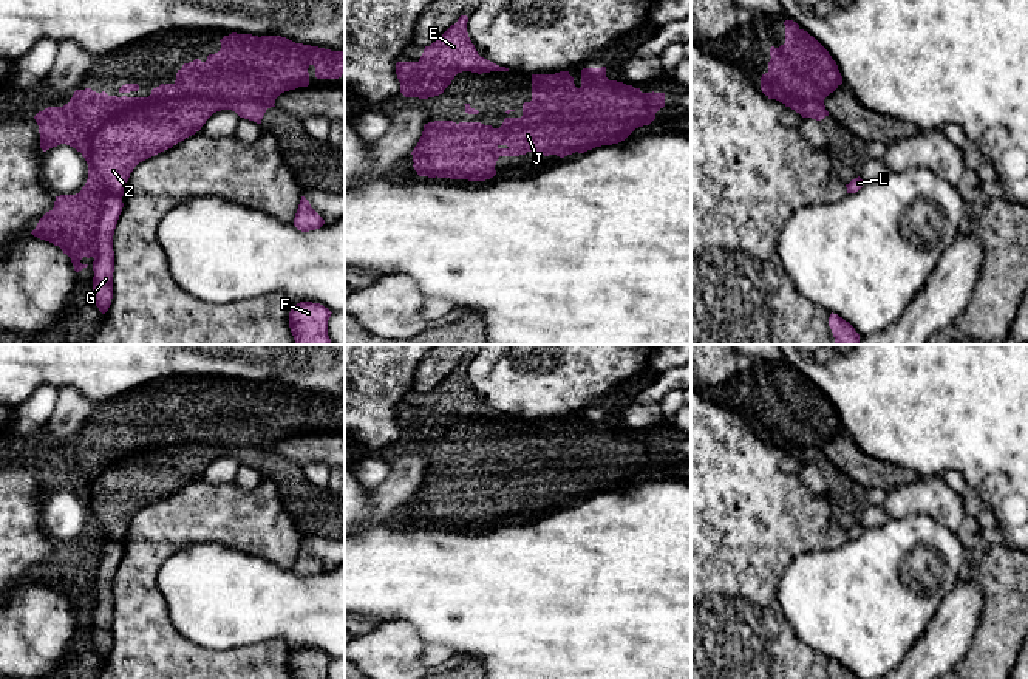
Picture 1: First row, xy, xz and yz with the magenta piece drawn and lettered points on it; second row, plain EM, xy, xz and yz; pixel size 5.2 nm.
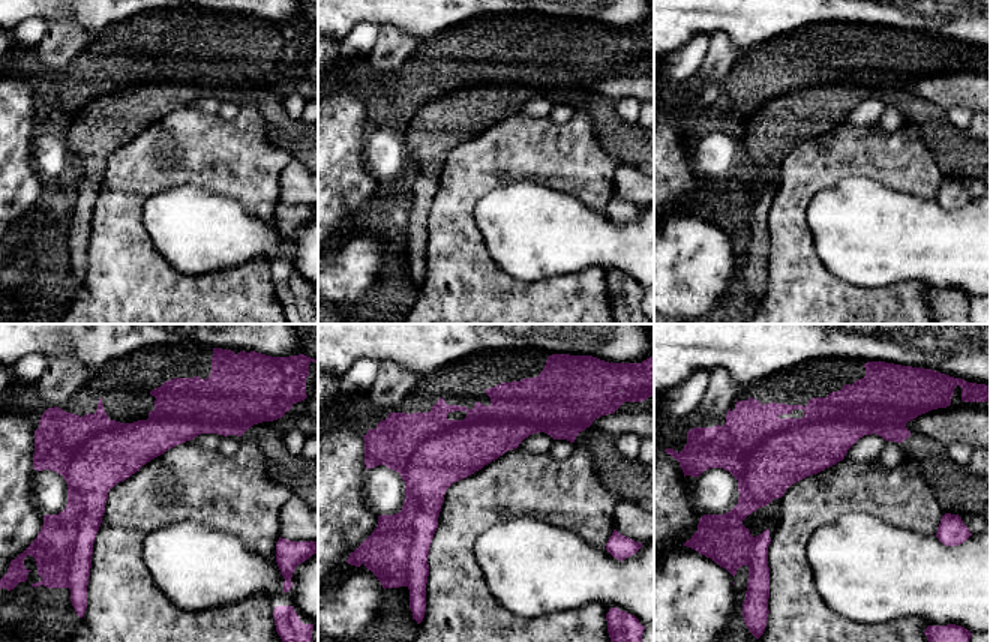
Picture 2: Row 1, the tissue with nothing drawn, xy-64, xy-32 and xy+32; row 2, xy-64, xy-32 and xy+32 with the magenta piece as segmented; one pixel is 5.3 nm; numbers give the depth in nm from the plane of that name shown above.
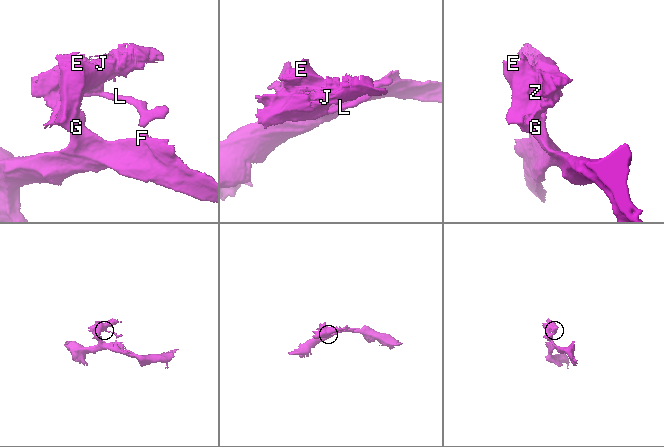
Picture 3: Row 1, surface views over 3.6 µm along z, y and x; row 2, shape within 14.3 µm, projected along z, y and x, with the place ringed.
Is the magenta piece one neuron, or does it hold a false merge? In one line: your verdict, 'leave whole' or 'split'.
split

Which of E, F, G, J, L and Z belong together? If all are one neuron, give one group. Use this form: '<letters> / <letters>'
E F G Z / J L

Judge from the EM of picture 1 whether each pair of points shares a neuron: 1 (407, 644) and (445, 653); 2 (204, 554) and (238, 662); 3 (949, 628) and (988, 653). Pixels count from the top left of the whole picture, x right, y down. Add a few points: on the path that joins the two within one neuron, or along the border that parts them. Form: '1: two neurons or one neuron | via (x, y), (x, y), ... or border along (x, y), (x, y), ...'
1: two neurons | border along (425, 645), (424, 662)
2: two neurons | border along (269, 641), (221, 650), (198, 647)
3: two neurons | border along (982, 608), (971, 645), (957, 662)

